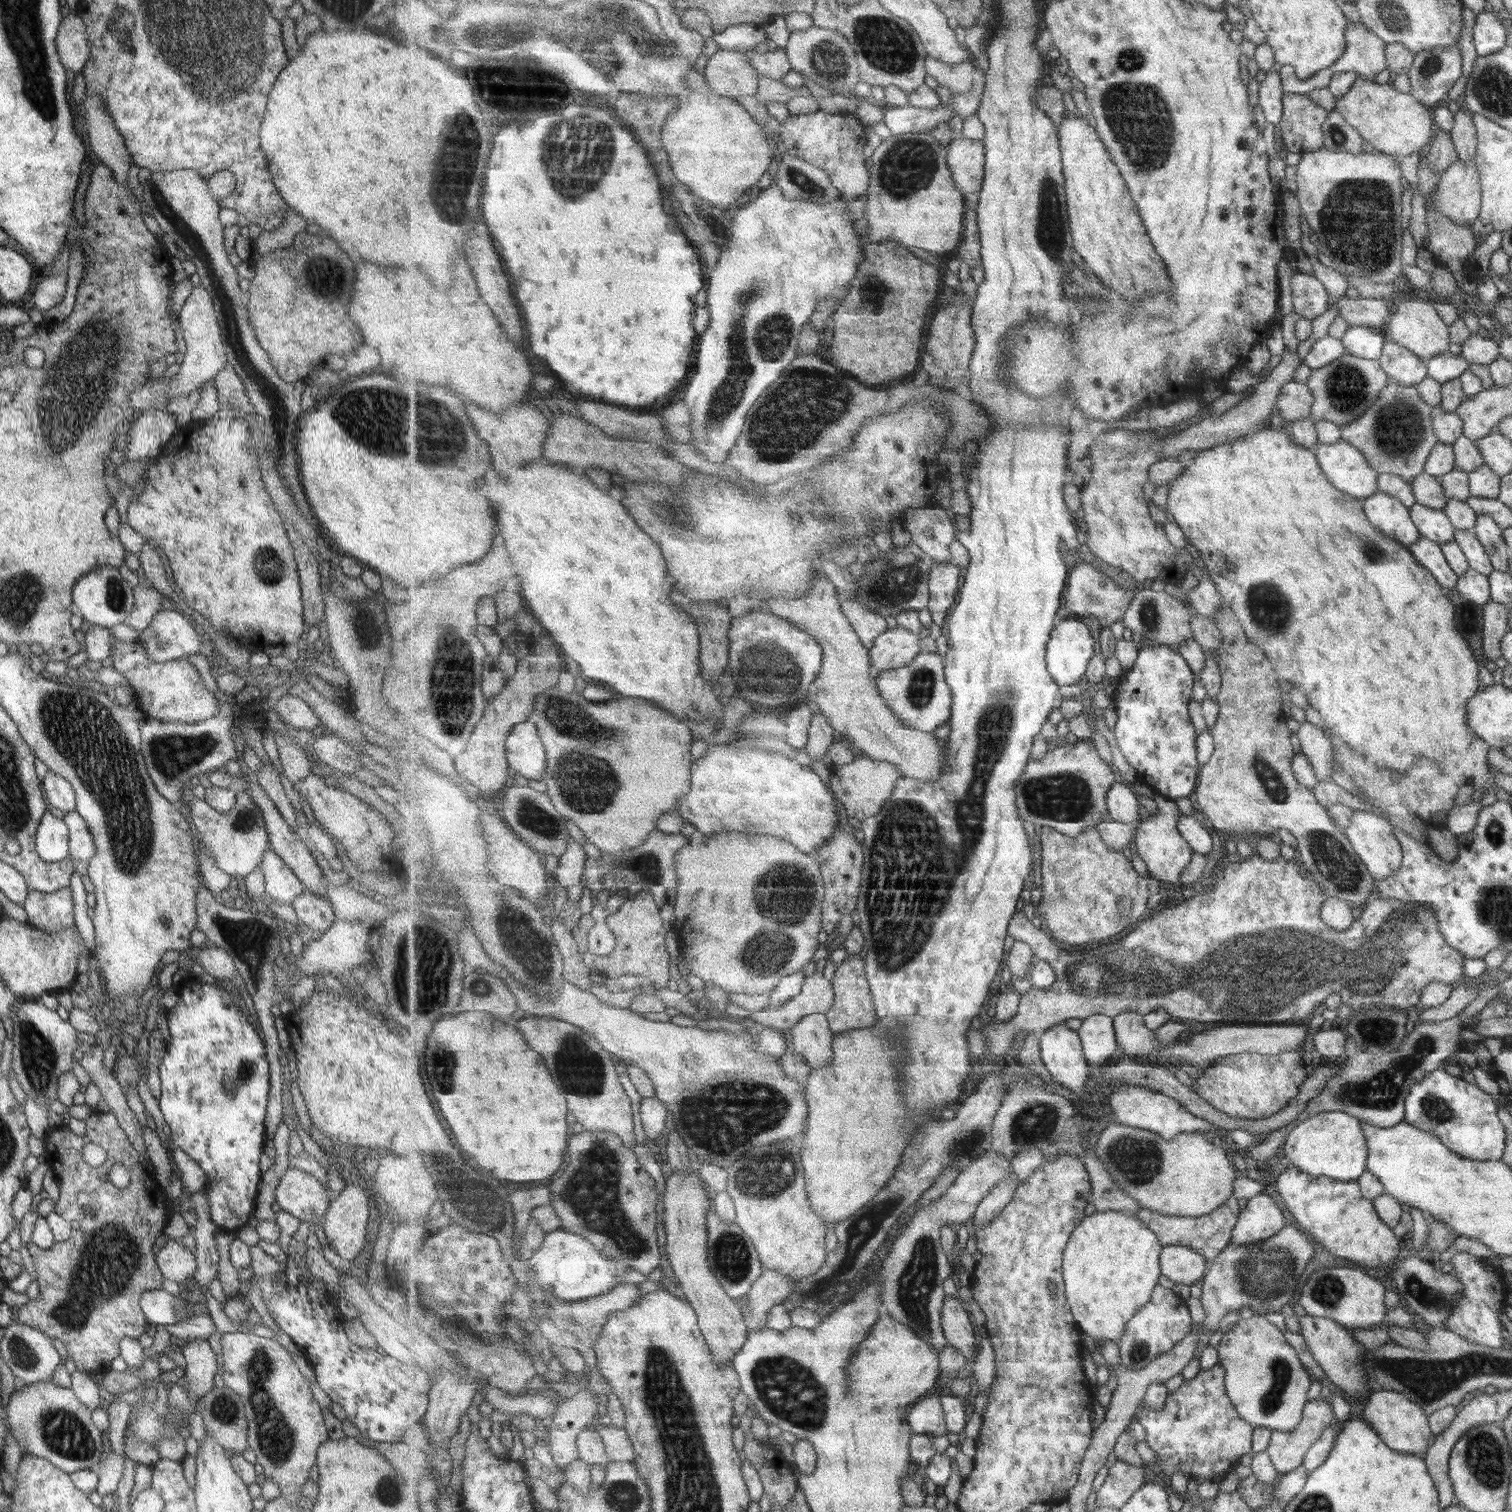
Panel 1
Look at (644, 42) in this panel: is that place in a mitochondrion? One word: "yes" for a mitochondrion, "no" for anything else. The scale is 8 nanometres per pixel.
yes

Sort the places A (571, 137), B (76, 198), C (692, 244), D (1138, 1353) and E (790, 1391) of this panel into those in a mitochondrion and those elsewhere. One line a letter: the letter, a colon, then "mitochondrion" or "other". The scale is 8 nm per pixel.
A: mitochondrion
B: other
C: other
D: mitochondrion
E: mitochondrion

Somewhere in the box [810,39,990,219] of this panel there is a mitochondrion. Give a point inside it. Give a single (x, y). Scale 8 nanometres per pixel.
(909, 165)

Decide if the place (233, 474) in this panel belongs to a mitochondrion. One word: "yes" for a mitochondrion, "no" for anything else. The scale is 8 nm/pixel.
no

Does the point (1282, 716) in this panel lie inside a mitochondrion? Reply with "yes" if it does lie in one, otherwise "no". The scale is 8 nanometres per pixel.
no

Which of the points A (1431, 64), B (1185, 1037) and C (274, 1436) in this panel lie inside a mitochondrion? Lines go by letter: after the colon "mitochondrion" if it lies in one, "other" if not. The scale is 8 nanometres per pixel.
A: mitochondrion
B: other
C: mitochondrion

